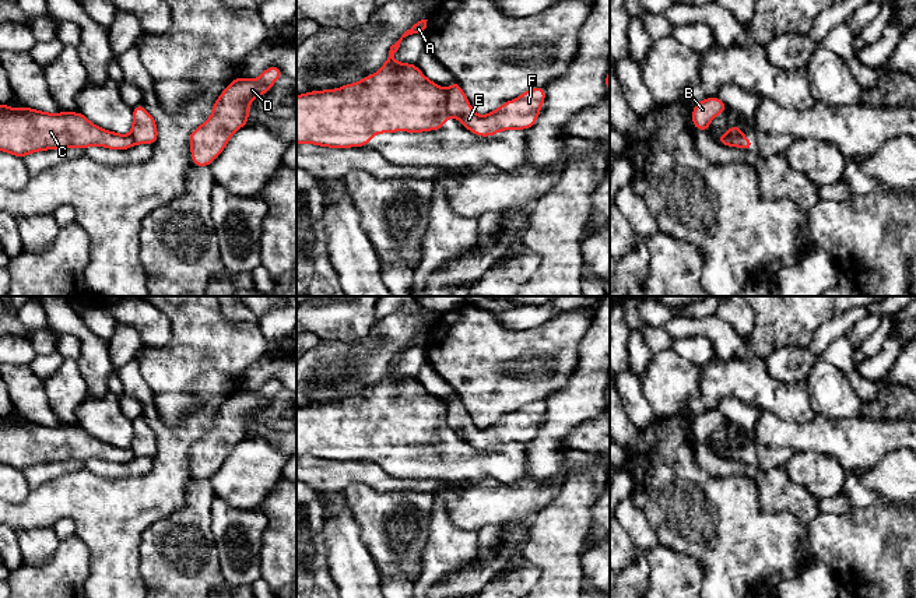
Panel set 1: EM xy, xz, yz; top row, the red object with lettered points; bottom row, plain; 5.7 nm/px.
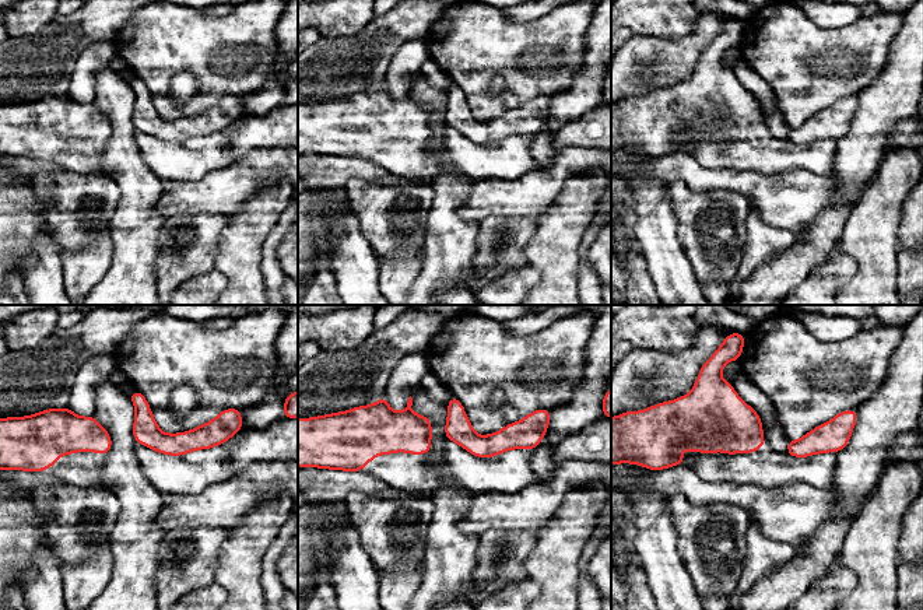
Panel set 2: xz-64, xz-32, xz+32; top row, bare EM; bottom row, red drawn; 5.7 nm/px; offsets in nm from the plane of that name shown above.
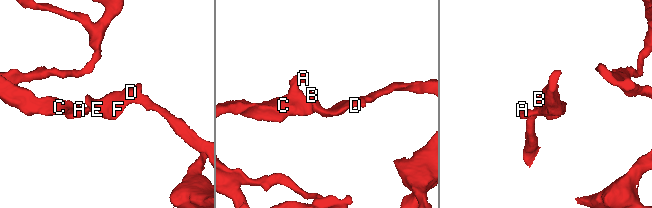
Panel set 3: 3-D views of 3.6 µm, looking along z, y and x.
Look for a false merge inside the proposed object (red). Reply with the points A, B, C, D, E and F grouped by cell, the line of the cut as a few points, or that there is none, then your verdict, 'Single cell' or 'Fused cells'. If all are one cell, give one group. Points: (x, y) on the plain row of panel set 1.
Groups: A C / B D E F. Split along xz (445, 404), (446, 425), (449, 428). Fused cells

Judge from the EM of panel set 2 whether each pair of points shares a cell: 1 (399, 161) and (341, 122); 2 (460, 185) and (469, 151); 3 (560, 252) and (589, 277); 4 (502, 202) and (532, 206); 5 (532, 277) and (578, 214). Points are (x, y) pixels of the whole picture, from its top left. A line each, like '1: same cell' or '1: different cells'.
1: same cell
2: different cells
3: different cells
4: same cell
5: different cells

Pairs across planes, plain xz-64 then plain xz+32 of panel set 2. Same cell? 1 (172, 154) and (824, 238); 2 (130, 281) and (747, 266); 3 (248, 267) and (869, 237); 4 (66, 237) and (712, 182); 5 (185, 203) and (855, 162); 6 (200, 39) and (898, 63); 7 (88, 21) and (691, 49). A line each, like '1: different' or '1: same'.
1: different
2: same
3: same
4: different
5: different
6: different
7: same

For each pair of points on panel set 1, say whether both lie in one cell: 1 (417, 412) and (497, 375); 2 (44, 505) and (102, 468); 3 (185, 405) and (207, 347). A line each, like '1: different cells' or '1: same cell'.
1: different cells
2: different cells
3: same cell

